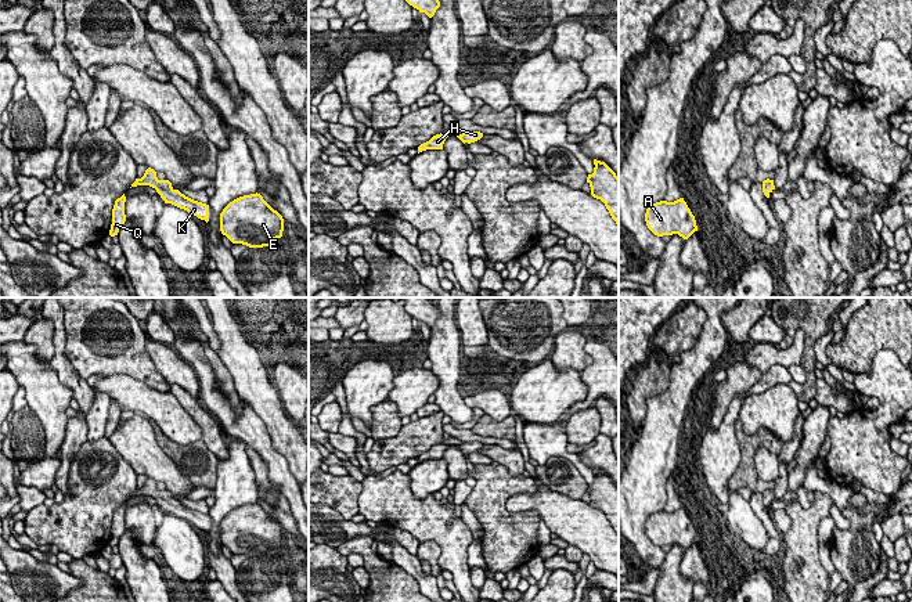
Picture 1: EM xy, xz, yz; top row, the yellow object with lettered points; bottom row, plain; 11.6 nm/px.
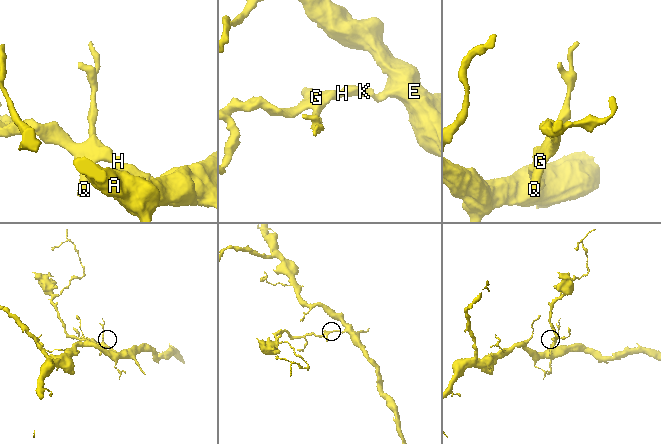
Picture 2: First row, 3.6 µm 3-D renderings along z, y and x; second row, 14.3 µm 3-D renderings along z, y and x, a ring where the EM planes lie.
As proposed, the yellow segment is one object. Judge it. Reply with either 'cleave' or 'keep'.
keep

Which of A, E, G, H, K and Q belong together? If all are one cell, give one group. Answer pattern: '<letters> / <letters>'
A E G H K Q

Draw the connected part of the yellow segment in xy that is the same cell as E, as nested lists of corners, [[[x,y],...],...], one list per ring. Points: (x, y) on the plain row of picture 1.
[[[256,502],[239,507],[223,519],[220,541],[232,554],[274,558],[274,551],[282,547],[284,529]]]

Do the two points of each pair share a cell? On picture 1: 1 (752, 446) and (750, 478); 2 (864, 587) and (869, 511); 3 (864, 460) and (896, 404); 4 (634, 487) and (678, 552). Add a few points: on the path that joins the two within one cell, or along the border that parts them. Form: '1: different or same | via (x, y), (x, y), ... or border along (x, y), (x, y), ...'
1: same | via (748, 454), (748, 469)
2: different | border along (879, 551), (879, 566), (853, 587)
3: same | via (864, 446), (864, 436), (882, 418)
4: different | border along (666, 554), (659, 568)

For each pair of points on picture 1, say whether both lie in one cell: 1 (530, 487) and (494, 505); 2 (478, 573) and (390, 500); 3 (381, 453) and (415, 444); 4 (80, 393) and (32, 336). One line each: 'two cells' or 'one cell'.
1: one cell
2: two cells
3: one cell
4: two cells

